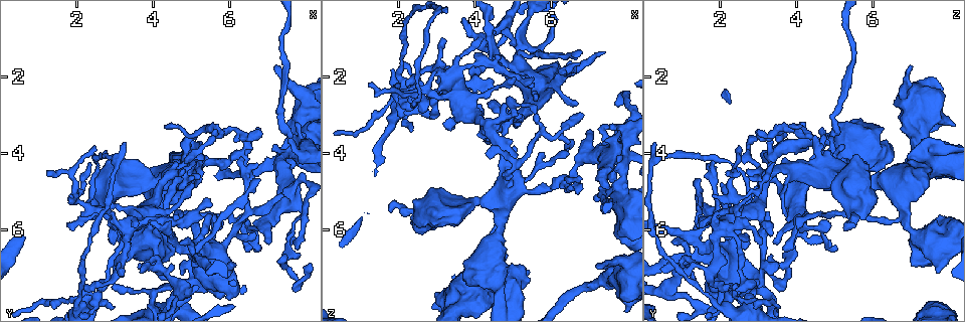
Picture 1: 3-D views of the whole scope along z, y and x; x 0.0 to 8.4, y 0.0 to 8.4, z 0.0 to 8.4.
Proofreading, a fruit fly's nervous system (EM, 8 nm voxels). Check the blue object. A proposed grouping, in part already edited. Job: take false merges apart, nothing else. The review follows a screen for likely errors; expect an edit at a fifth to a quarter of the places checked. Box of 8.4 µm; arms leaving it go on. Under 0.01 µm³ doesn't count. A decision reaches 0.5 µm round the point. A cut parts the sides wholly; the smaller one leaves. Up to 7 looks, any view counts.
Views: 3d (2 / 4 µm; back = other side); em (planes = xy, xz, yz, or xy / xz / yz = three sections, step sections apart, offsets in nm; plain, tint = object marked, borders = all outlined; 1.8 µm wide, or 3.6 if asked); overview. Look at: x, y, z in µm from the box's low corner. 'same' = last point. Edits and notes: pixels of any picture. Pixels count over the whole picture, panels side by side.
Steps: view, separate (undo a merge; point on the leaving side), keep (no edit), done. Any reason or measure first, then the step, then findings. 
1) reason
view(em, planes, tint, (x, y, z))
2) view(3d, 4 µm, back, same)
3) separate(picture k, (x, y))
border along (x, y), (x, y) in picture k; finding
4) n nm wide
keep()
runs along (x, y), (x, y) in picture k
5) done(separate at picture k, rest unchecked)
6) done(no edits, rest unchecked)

side arm on a straight run
view(em, planes, tint, (4.70, 7.55, 0.70))

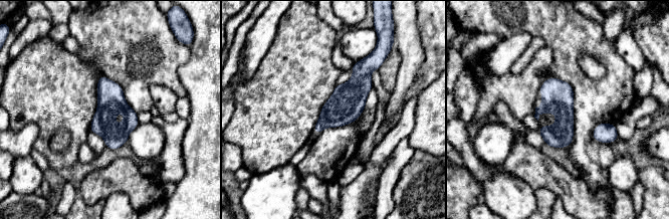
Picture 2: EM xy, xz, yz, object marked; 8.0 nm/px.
260 nm wide
keep()
all the same cell

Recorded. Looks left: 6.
narrows sharply
view(3d, 2 µm, (2.10, 7.55, 1.45))

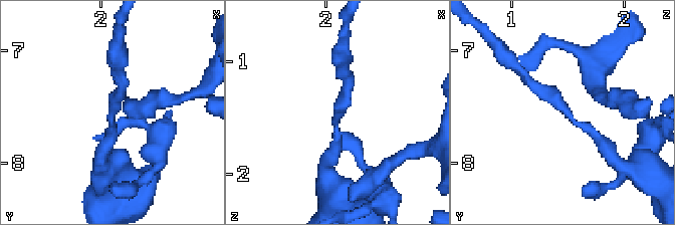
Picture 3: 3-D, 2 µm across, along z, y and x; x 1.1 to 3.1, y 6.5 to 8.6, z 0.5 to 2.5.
shape alone is not enough
view(em, planes, borders, (2.10, 7.56, 1.50))

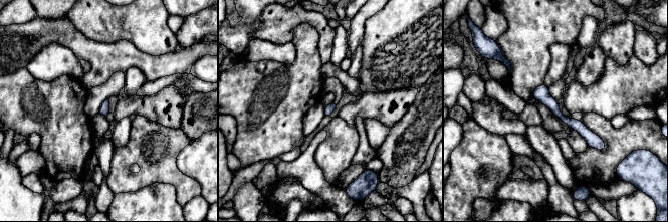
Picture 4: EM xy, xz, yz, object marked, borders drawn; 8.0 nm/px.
keep()
runs along (534, 93), (602, 148) in picture 4; all the same cell

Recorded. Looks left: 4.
arms part here
view(em, planes, borders, (2.40, 5.45, 2.45))

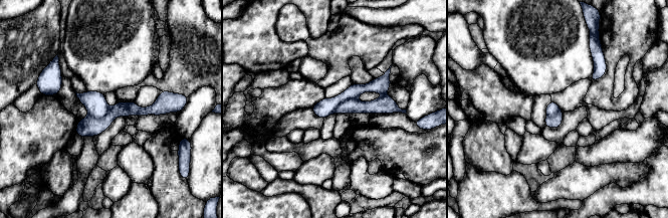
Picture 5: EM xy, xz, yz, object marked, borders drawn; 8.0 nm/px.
separate(picture 5, (324, 107))
border along (356, 97), (344, 99), (332, 113) in picture 5; two cells meet here

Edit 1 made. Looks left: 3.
done(separate at picture 5, rest unchecked)

